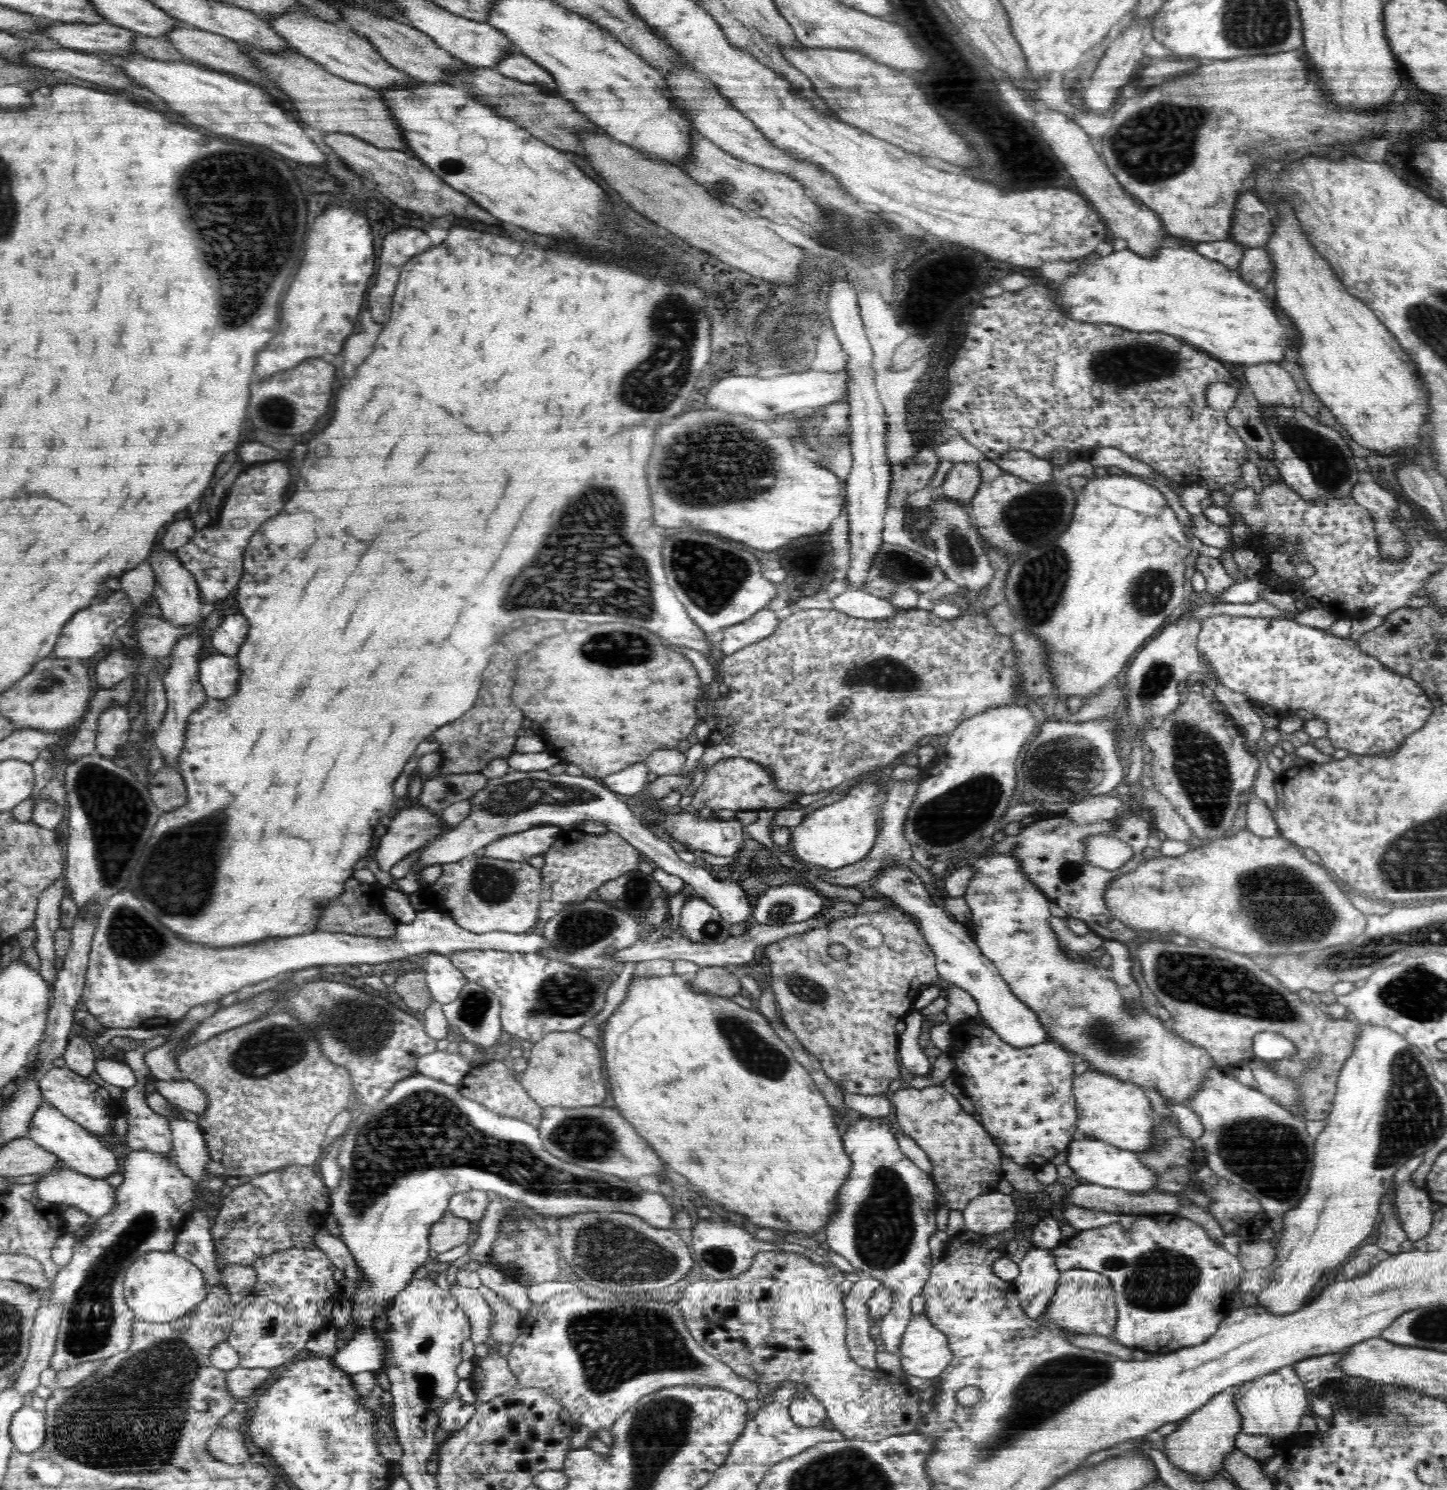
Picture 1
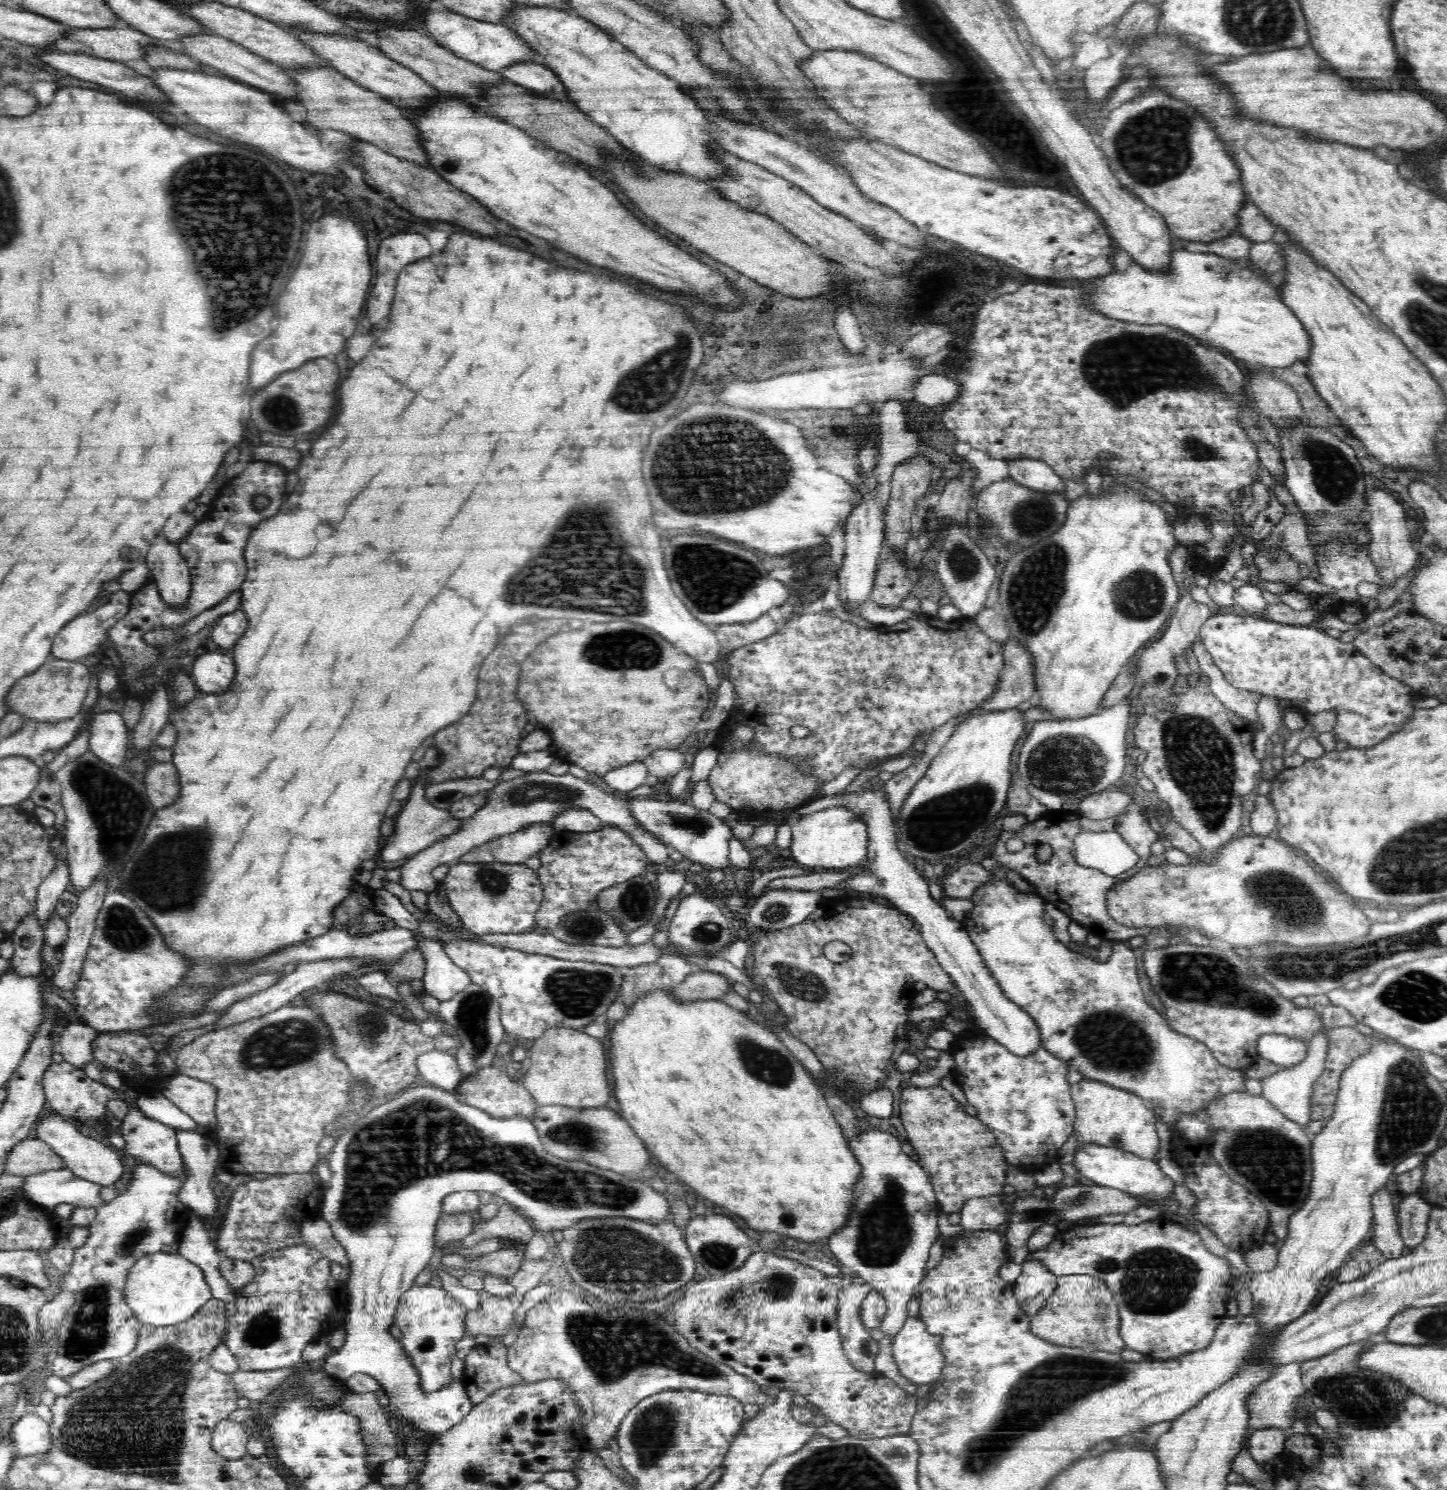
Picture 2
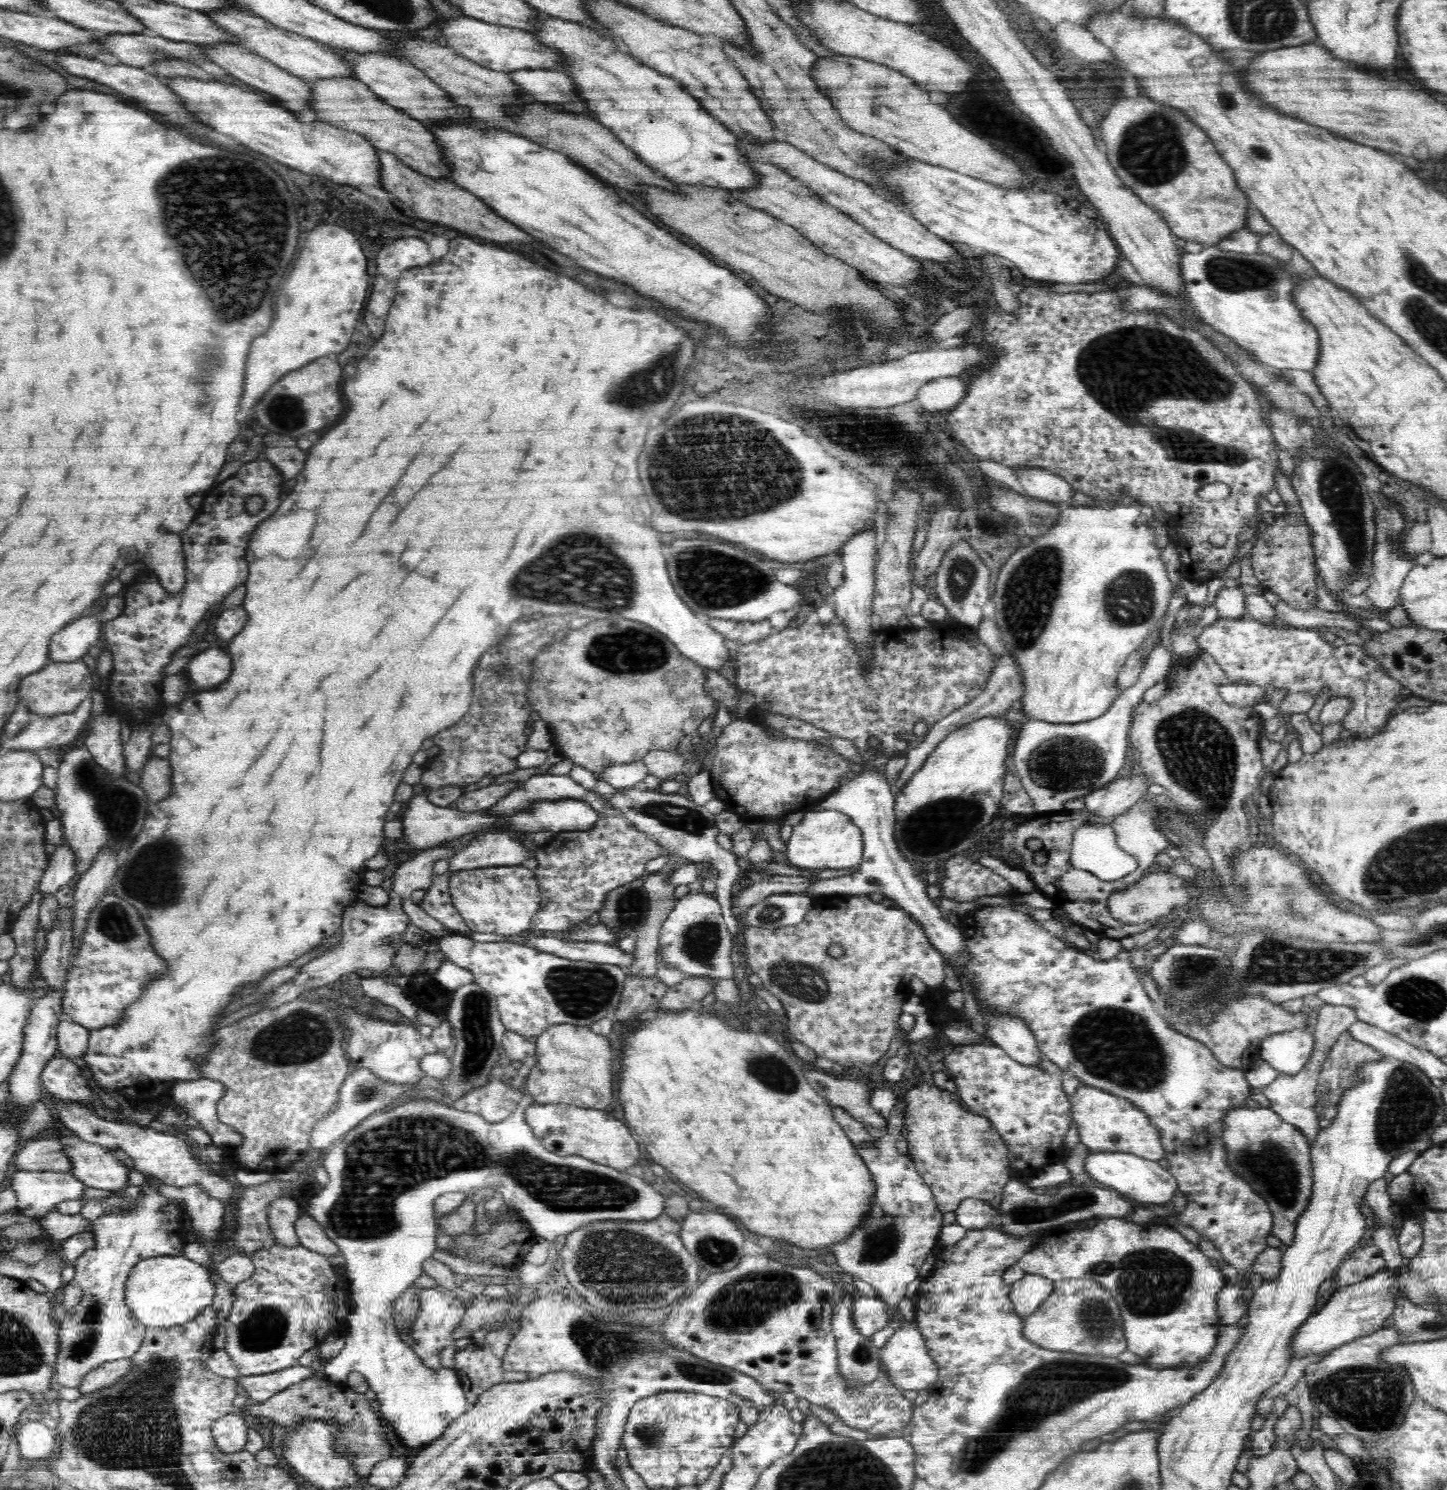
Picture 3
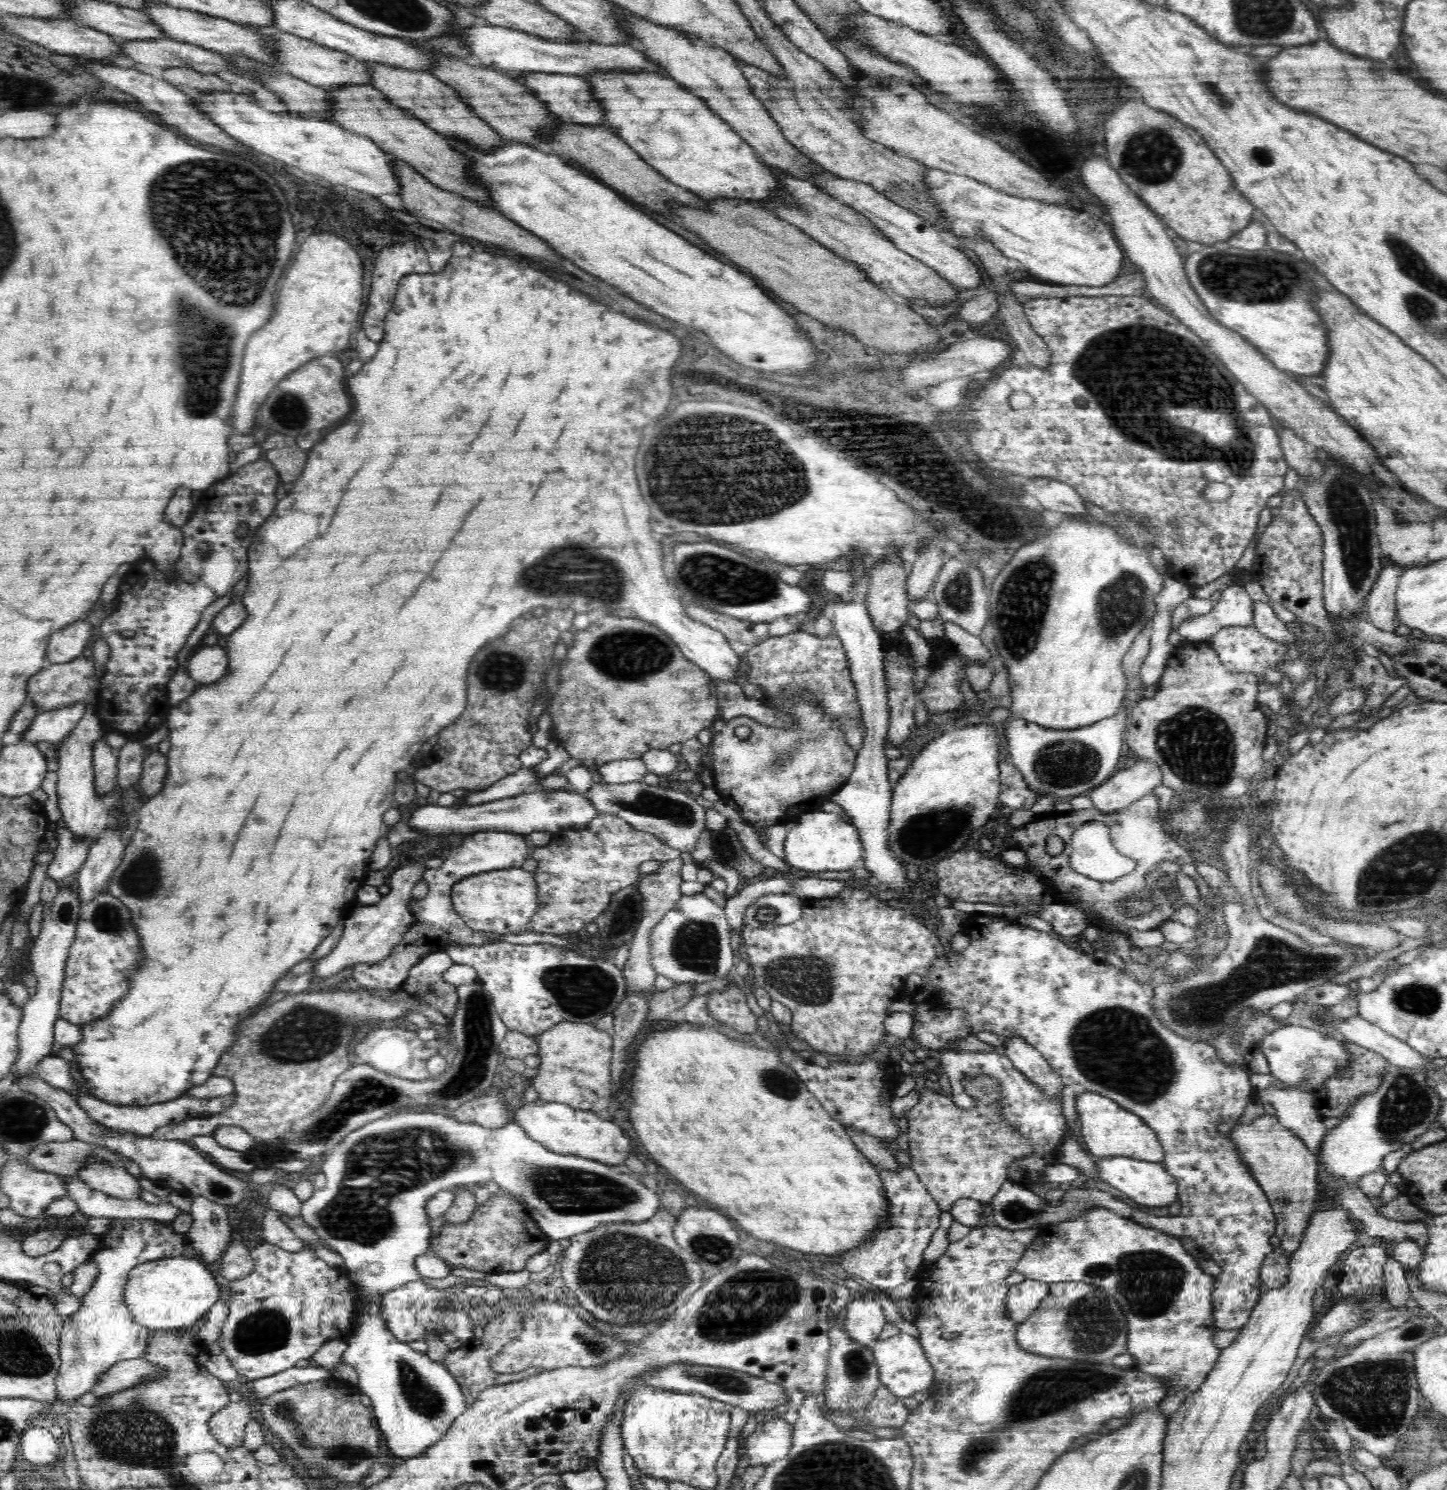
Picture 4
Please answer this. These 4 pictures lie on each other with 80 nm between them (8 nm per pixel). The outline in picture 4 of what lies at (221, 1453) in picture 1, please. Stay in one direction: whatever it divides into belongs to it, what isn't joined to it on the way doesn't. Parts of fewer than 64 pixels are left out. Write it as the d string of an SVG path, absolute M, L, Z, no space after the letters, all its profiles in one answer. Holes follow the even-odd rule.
M244 1400L230 1402L208 1420L210 1432L220 1444L224 1444L227 1448L242 1447L246 1425L255 1413L255 1408Z

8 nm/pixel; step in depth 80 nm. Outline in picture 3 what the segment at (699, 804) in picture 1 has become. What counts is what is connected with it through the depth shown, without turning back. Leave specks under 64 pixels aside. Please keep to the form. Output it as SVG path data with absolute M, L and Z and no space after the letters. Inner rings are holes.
M734 719L730 725L723 728L715 741L717 753L710 770L715 796L722 800L726 810L746 820L764 820L767 816L813 810L840 786L840 778L851 767L858 767L857 764L844 759L832 746L825 746L819 740L806 741L786 735L780 740L773 740L767 728L759 726L751 719Z

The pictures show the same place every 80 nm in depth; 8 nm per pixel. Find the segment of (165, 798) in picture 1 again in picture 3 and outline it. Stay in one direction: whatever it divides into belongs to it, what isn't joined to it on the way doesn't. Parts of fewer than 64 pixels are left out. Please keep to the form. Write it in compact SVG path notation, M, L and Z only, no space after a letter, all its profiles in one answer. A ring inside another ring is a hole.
M155 755L143 766L139 786L144 789L150 803L158 804L170 796L170 784L172 784L170 764L168 758Z

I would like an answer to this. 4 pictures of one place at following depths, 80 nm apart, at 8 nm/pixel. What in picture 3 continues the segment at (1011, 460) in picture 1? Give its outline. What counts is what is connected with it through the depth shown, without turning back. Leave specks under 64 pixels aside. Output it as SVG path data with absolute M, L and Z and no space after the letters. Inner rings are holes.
M1018 467L1014 472L1024 494L1054 503L1058 507L1075 504L1072 500L1073 486L1052 471L1040 467Z

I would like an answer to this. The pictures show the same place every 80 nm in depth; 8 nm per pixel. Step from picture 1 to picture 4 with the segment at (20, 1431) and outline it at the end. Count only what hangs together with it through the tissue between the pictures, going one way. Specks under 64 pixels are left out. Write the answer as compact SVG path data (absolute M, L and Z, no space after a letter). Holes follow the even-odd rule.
M28 1427L19 1441L20 1452L32 1464L46 1466L58 1458L58 1439L46 1427Z

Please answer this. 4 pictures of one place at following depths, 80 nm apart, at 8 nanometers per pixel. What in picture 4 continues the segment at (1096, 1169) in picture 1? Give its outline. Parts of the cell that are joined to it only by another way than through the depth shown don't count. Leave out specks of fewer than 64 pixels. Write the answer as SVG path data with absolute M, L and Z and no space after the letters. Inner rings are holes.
M1122 1156L1120 1158L1102 1158L1096 1162L1097 1176L1110 1187L1126 1194L1138 1205L1144 1206L1169 1206L1179 1201L1179 1189L1176 1179L1160 1163L1134 1160Z

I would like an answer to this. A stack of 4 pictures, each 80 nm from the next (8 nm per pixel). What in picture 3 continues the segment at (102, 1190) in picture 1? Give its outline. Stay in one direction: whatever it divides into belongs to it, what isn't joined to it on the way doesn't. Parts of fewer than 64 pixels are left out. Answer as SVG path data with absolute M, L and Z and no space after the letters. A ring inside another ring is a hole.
M10 1170L6 1184L17 1193L17 1211L36 1220L64 1200L82 1200L86 1190L72 1172Z

